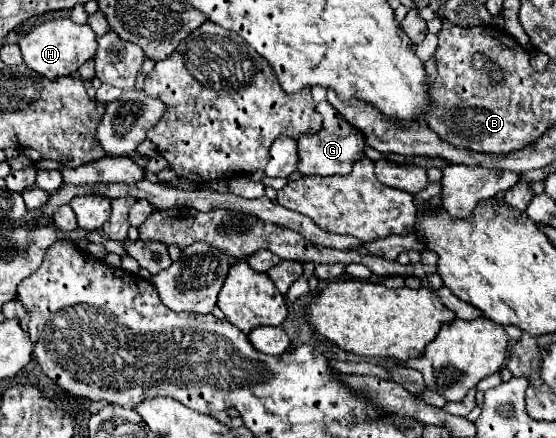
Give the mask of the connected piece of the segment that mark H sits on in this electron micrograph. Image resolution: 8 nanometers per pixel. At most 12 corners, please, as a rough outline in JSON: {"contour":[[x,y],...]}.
{"contour":[[54,19],[18,41],[28,69],[54,81],[94,57],[90,25]]}

